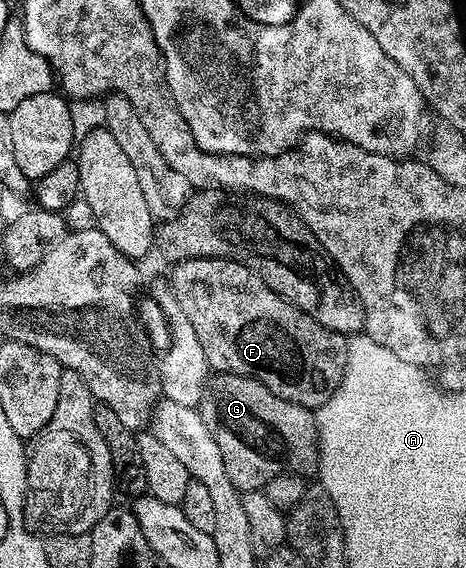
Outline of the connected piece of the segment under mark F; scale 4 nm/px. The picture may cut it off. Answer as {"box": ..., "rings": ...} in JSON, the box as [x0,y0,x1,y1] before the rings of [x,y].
{"box":[168,257,348,411],"rings":[[[197,257],[177,262],[171,269],[174,270],[171,271],[170,277],[168,276],[168,284],[172,295],[176,299],[176,303],[180,305],[180,311],[184,311],[184,319],[188,319],[188,323],[192,325],[192,331],[196,333],[196,339],[200,341],[200,347],[204,349],[204,359],[215,374],[235,373],[237,377],[250,377],[253,381],[259,381],[274,396],[296,403],[311,411],[317,411],[324,403],[328,403],[328,399],[336,391],[336,387],[340,387],[340,383],[344,379],[348,341],[343,334],[325,329],[320,323],[313,321],[308,314],[301,313],[292,302],[286,301],[278,293],[273,293],[271,289],[266,288],[264,282],[252,270],[235,261],[225,261],[222,257]]]}

